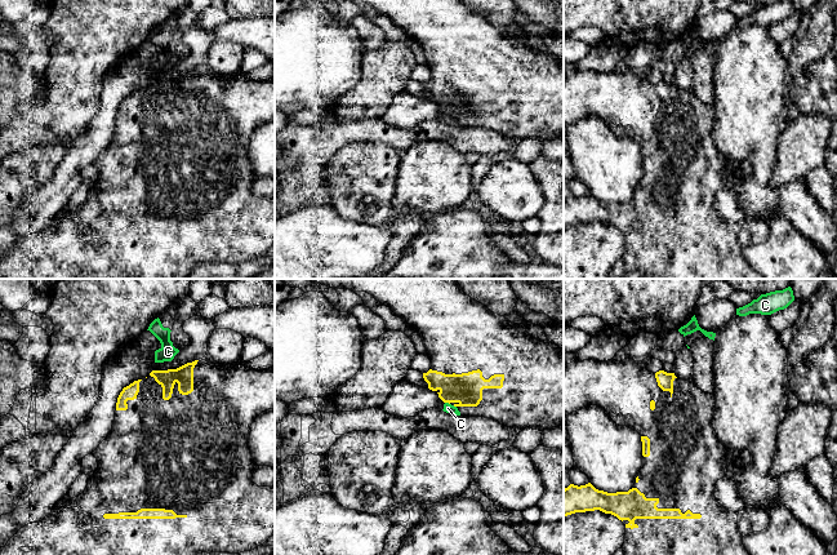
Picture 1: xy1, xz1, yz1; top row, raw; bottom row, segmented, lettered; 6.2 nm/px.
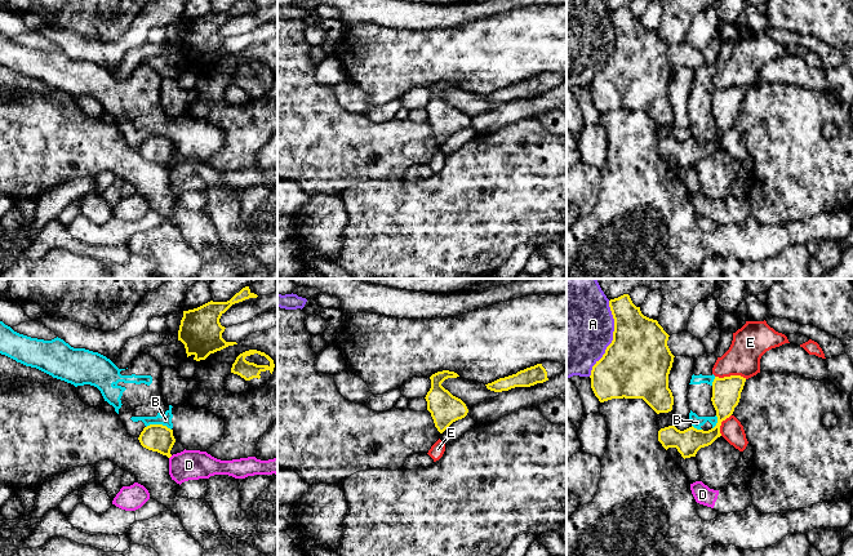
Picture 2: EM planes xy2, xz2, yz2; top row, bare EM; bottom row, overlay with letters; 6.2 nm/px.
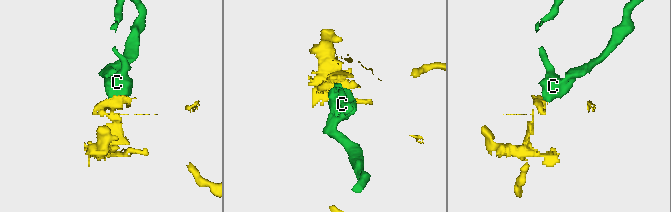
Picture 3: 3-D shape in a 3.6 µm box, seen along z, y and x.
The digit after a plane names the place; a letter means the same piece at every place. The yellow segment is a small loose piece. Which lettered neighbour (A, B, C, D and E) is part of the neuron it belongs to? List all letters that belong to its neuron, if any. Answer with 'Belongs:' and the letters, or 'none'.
Belongs: none

